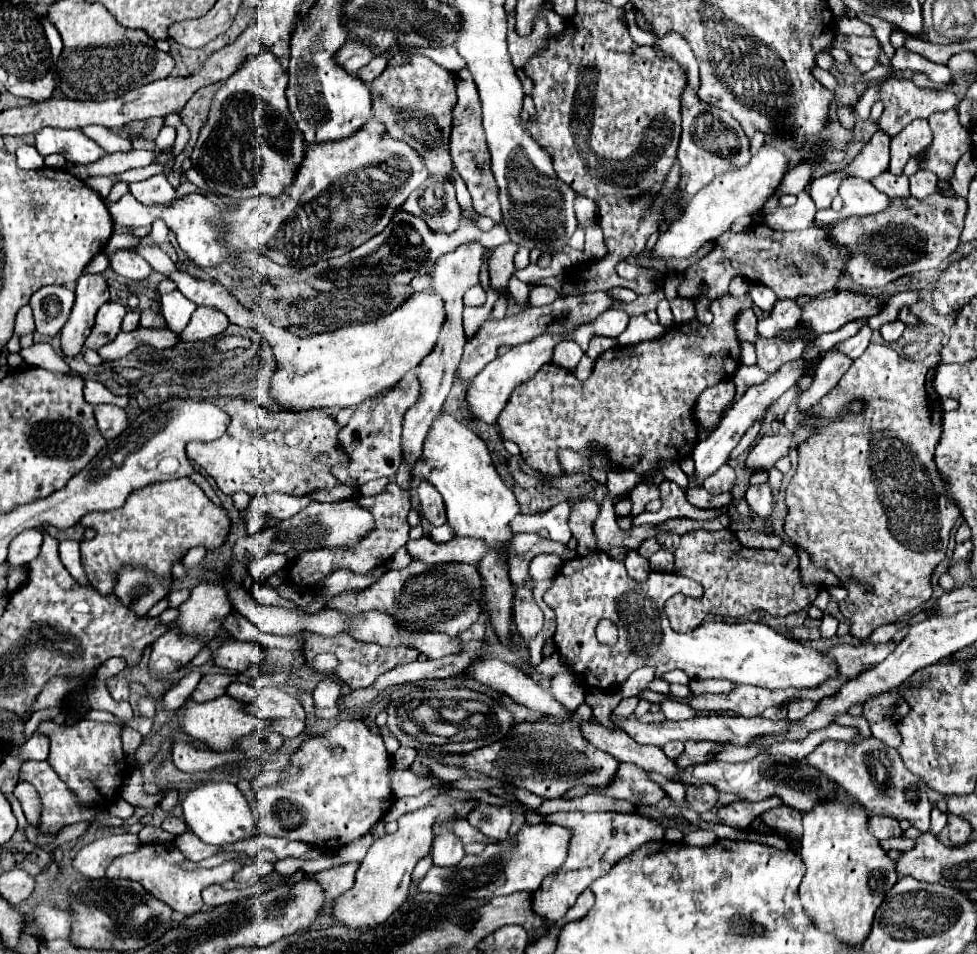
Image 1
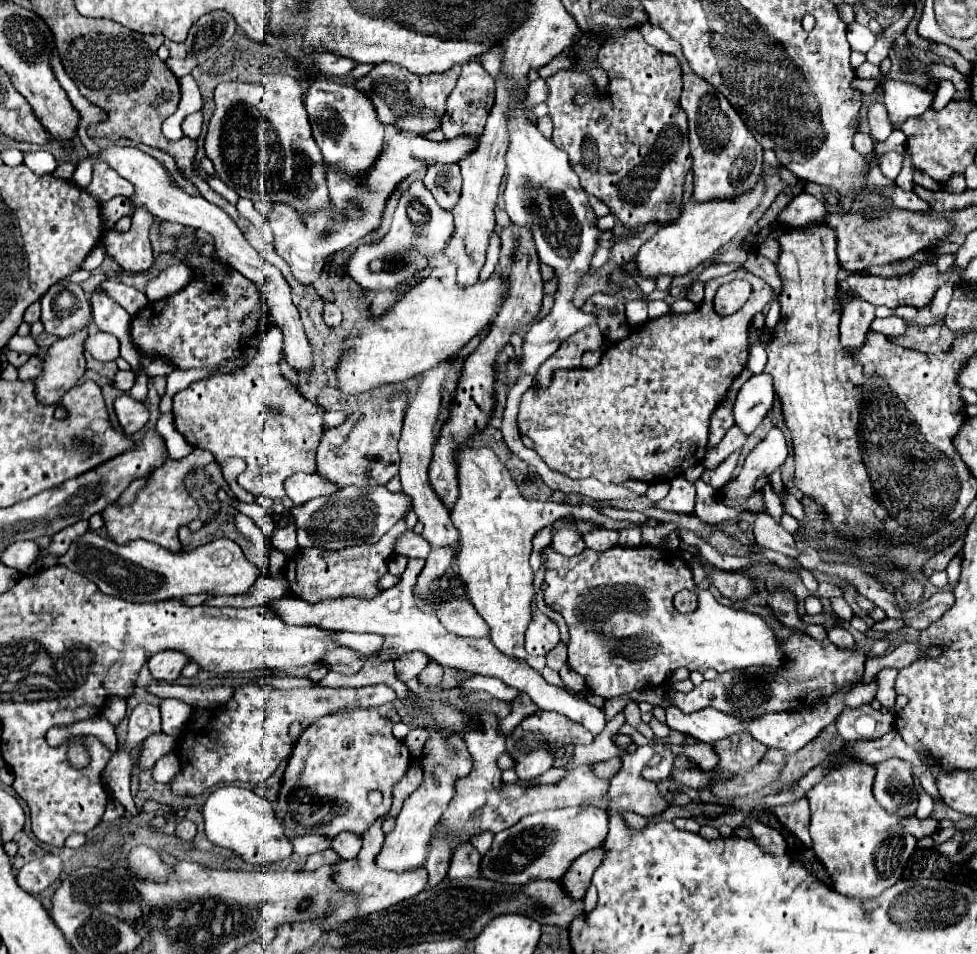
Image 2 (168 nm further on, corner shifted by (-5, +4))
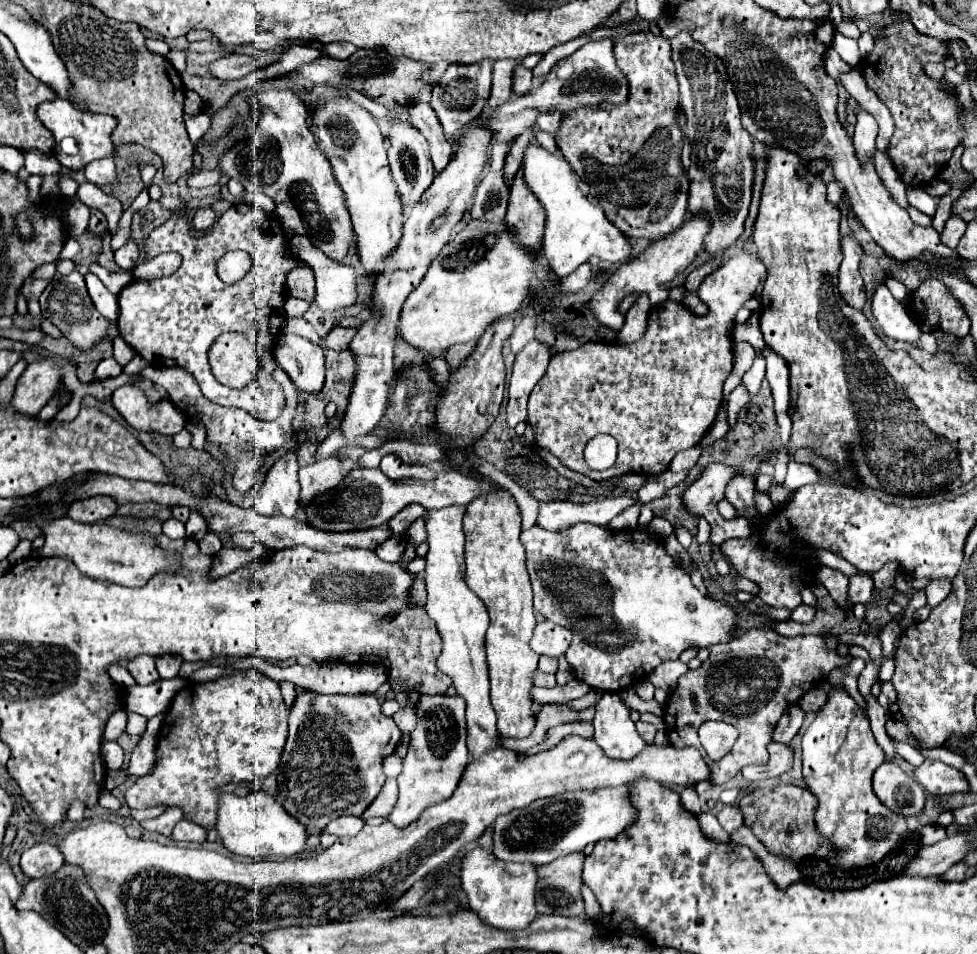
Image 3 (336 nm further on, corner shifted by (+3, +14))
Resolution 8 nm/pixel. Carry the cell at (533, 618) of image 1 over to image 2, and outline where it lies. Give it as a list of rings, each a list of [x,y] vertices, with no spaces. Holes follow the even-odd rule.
[[[532,611],[532,621],[526,631],[526,651],[530,655],[546,655],[558,641],[558,625],[542,611]]]

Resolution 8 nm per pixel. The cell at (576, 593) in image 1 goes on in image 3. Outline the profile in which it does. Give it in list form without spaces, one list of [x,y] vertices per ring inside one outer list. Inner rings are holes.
[[[576,523],[576,525],[570,525],[568,529],[562,529],[562,531],[556,533],[556,531],[546,531],[546,529],[534,525],[534,527],[520,533],[520,541],[526,547],[526,569],[528,569],[532,591],[534,591],[534,609],[540,615],[544,615],[548,621],[572,629],[574,639],[572,639],[572,645],[566,653],[566,661],[572,665],[572,669],[576,673],[576,679],[588,683],[594,689],[600,689],[600,691],[626,689],[626,687],[646,679],[660,663],[670,661],[670,659],[678,659],[680,653],[686,651],[688,647],[710,649],[716,643],[724,643],[724,641],[736,637],[734,635],[734,627],[736,627],[734,625],[734,609],[724,601],[716,601],[712,597],[700,595],[700,591],[692,585],[690,577],[684,573],[684,569],[680,569],[674,563],[674,559],[666,553],[664,543],[658,541],[656,537],[644,533],[644,531],[638,531],[638,529],[636,531],[612,531],[612,529],[606,529],[606,527],[592,525],[592,523]]]

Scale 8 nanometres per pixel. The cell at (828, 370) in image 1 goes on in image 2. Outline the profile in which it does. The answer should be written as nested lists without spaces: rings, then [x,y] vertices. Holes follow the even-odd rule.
[[[866,301],[846,303],[840,317],[840,345],[848,353],[858,353],[864,347],[868,327],[874,319],[874,307]]]

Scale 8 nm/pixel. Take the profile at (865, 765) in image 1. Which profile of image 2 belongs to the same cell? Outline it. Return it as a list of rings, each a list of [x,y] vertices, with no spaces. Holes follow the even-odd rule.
[[[890,757],[886,761],[876,763],[874,769],[876,769],[876,777],[874,777],[874,797],[876,797],[876,801],[892,815],[900,813],[902,809],[910,809],[910,815],[914,815],[914,809],[918,805],[918,789],[914,785],[912,763],[902,761],[898,757]]]

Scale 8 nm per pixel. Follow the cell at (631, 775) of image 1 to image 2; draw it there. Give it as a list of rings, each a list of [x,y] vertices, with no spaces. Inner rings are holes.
[[[622,755],[618,757],[612,757],[608,761],[600,761],[600,763],[594,763],[592,765],[592,771],[598,775],[598,777],[604,777],[604,779],[612,779],[616,775],[616,771],[620,771],[620,763],[622,761]]]

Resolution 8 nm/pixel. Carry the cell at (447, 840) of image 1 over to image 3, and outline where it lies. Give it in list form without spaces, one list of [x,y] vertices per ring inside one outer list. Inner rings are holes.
[[[472,845],[468,851],[464,851],[460,879],[462,889],[468,897],[470,909],[480,913],[480,919],[488,925],[496,925],[496,929],[504,931],[516,931],[524,929],[532,923],[532,919],[538,915],[534,901],[536,901],[536,873],[534,863],[508,863],[498,857],[494,857],[492,851],[480,849]]]

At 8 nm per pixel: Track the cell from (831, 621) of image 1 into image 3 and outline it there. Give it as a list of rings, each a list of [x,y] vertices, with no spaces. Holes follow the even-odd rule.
[[[854,575],[850,577],[850,591],[848,591],[848,599],[850,603],[868,603],[872,597],[872,577],[868,575]]]

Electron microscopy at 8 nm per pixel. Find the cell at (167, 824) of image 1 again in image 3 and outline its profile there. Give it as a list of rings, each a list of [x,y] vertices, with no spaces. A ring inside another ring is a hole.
[[[182,819],[176,827],[174,827],[174,833],[172,833],[172,839],[174,841],[194,841],[194,843],[204,843],[206,841],[206,829],[202,829],[200,825],[194,825],[186,819]]]

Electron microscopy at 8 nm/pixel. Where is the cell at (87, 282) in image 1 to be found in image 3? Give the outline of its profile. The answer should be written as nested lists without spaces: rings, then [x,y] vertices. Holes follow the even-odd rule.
[[[64,357],[54,359],[40,359],[38,363],[32,363],[26,367],[26,371],[20,375],[10,405],[22,413],[24,417],[38,415],[38,411],[50,401],[50,397],[56,393],[56,389],[62,383],[60,377],[60,361]]]

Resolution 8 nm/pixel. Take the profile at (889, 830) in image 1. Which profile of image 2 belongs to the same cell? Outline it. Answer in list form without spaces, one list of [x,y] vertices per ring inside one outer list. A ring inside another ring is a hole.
[[[906,817],[902,819],[902,829],[904,831],[910,831],[916,839],[922,839],[922,837],[928,837],[936,831],[936,825],[938,821],[936,819],[916,819],[916,817]]]

